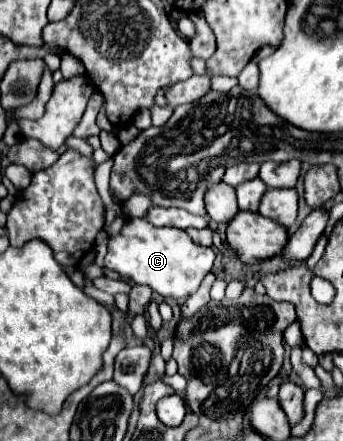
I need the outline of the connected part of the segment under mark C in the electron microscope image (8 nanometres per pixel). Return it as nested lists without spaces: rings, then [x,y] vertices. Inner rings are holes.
[[[127,218],[119,236],[109,240],[105,266],[135,284],[147,284],[165,298],[187,298],[197,292],[201,280],[211,272],[213,248],[195,244],[181,228],[157,228],[145,218]]]

